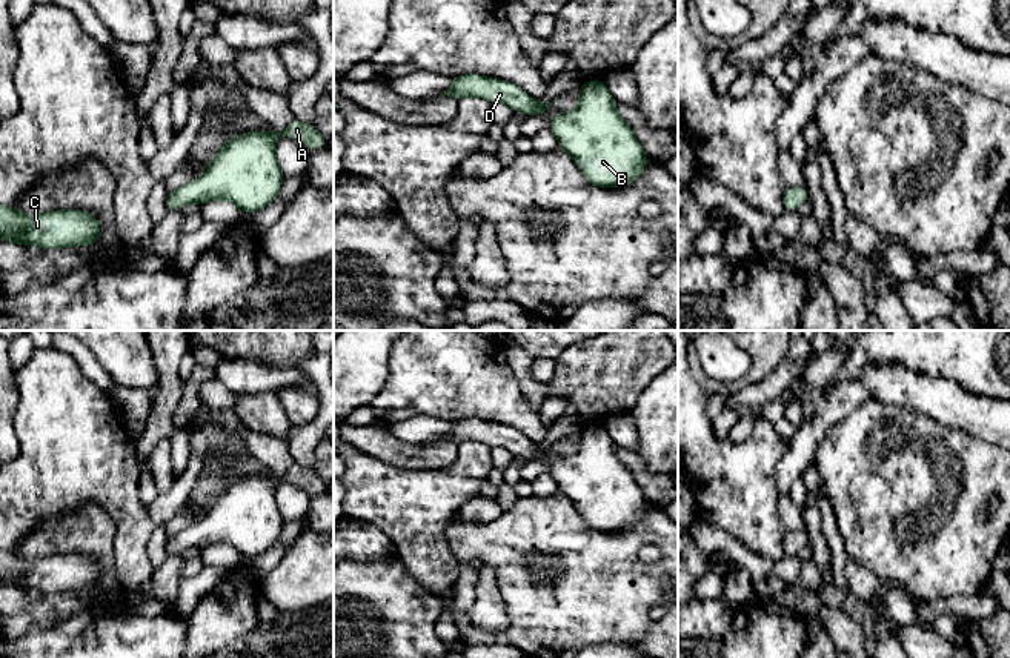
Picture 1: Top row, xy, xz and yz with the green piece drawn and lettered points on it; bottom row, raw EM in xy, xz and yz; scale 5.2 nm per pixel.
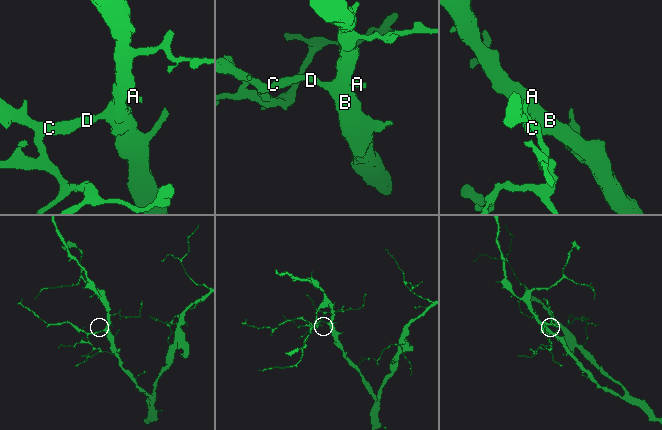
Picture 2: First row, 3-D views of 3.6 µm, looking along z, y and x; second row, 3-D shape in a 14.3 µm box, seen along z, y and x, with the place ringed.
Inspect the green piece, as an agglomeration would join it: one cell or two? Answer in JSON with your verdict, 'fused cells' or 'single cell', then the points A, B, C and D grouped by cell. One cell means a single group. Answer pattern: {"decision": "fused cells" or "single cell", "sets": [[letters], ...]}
{"decision": "single cell", "sets": [["A", "B", "C", "D"]]}

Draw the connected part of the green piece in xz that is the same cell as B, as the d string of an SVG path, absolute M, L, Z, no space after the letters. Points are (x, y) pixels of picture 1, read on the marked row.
M589 80L576 91L578 106L550 118L558 146L576 163L584 178L598 188L633 183L649 158L629 123L618 114L607 85Z

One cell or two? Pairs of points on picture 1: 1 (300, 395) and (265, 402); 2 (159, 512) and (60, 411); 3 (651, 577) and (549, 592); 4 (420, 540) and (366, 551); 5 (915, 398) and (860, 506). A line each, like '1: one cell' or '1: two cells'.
1: two cells
2: two cells
3: one cell
4: two cells
5: two cells

